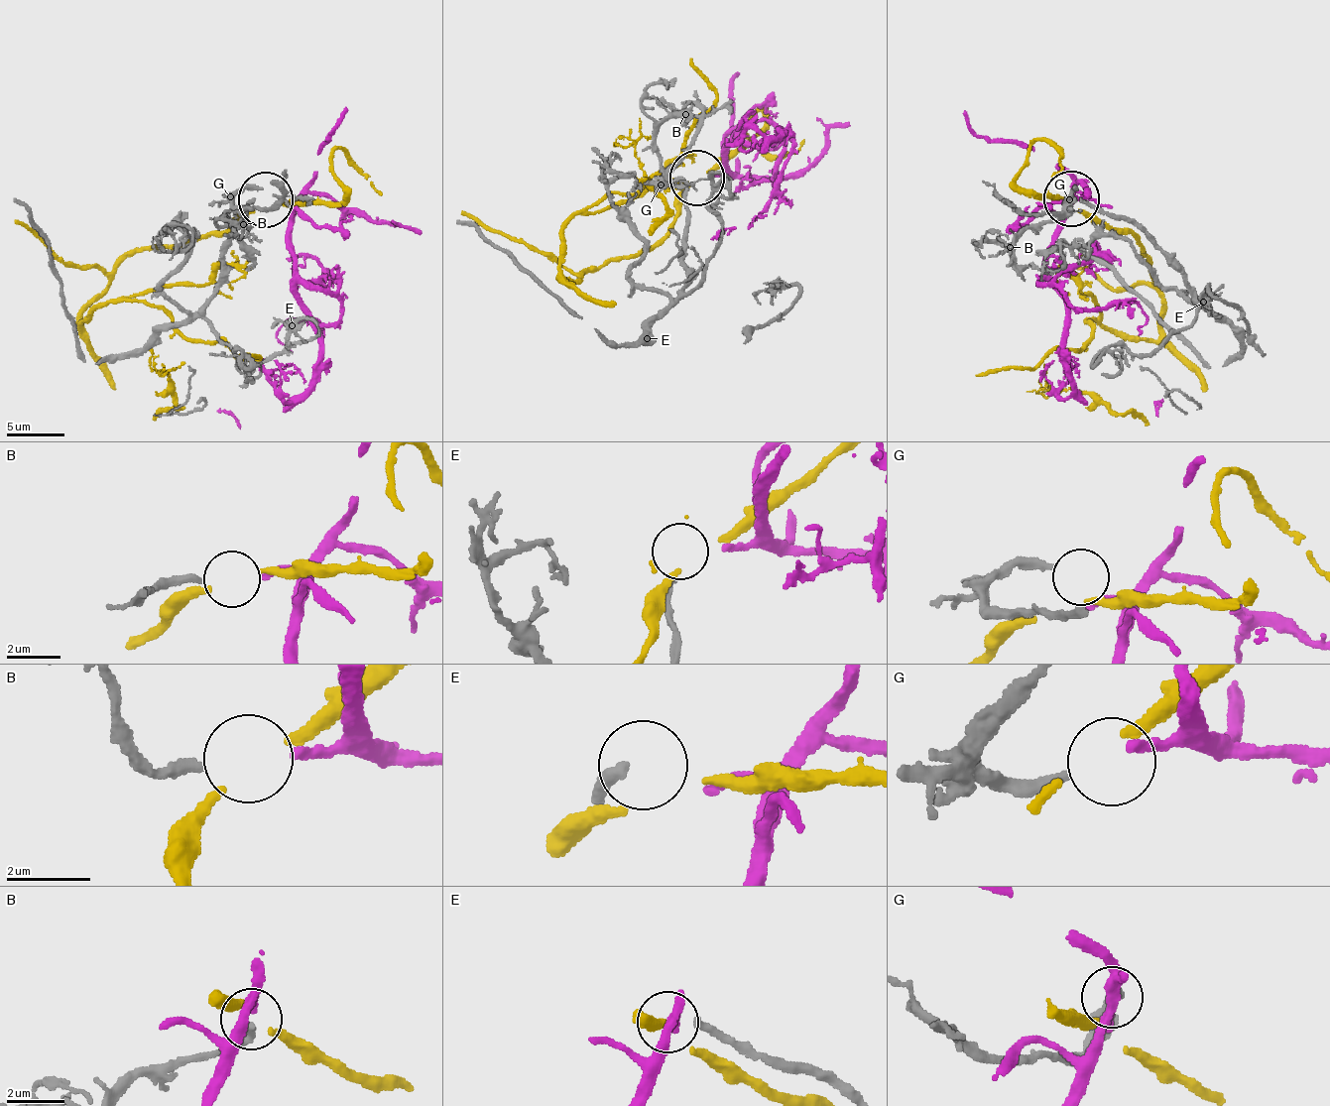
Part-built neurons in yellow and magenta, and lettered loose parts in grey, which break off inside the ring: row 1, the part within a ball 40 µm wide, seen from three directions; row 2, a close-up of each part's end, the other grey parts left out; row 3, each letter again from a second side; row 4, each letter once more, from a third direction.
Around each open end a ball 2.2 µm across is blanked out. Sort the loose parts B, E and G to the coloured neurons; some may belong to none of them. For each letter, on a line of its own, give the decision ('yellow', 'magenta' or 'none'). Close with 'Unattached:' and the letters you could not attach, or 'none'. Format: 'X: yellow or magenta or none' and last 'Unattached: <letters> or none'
B: magenta
E: none
G: none
Unattached: E, G

